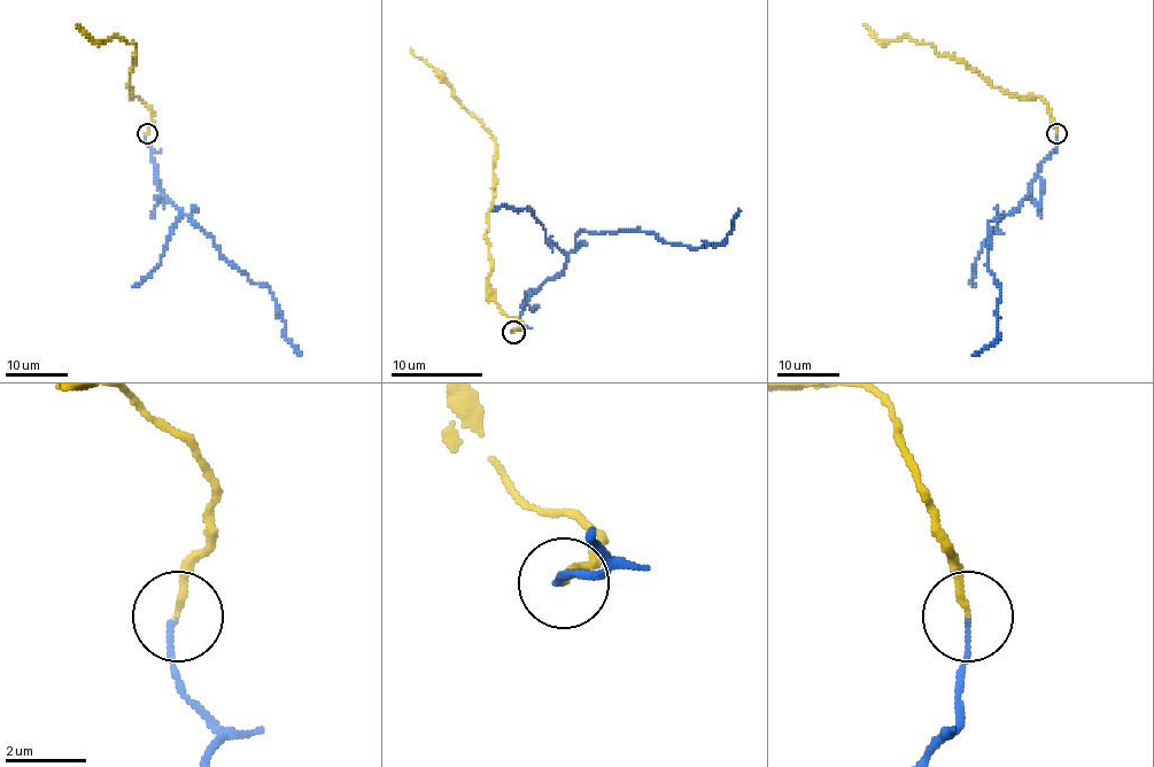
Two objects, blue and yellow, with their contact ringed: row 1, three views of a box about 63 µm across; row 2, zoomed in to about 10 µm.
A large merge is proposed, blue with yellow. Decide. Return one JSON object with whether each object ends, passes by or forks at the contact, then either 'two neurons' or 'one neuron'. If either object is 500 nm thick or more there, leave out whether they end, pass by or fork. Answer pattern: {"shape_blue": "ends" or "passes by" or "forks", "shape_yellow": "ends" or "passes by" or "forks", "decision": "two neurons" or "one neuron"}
{"shape_blue": "ends", "shape_yellow": "ends", "decision": "two neurons"}

